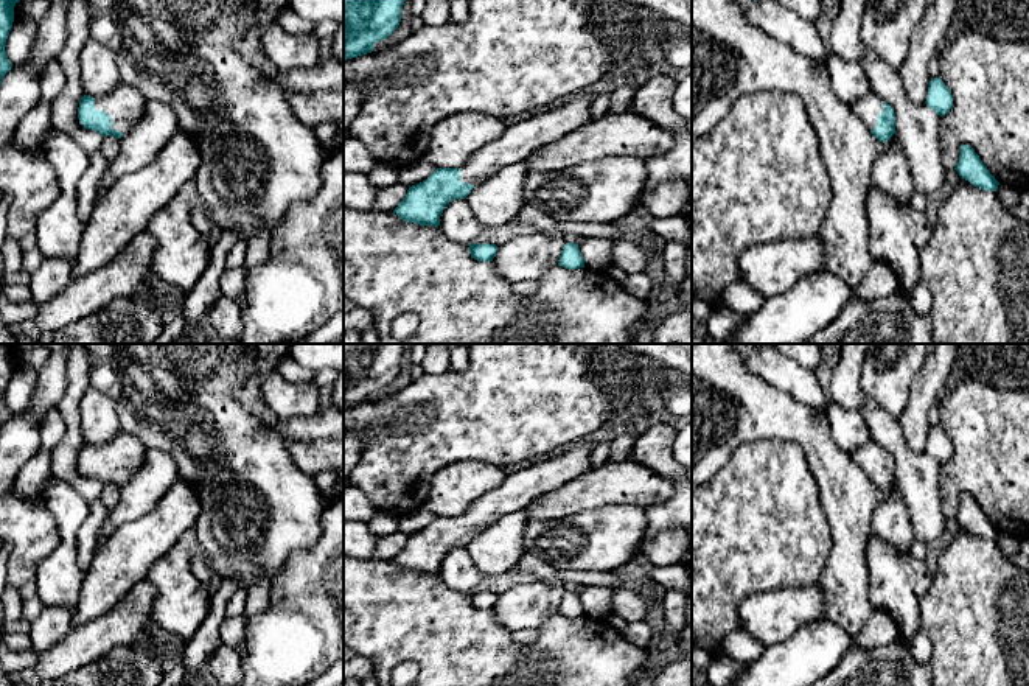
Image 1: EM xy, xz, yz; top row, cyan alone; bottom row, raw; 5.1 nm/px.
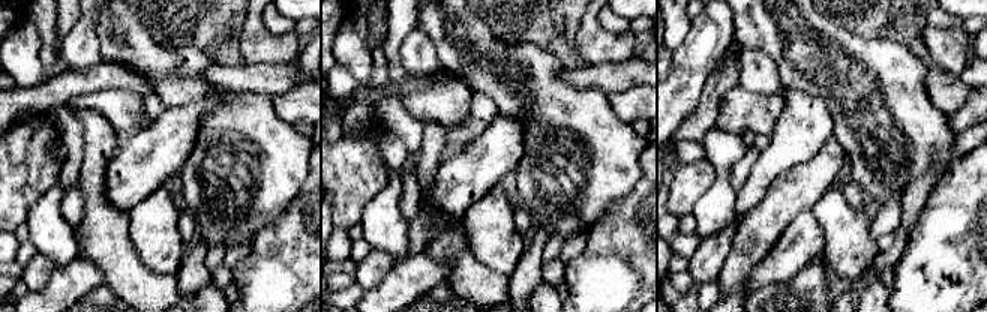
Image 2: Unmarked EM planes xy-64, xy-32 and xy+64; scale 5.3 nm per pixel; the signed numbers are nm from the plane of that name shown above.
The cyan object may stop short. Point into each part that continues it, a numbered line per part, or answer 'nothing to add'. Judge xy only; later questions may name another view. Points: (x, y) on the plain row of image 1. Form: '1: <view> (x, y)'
1: xy (125, 453)

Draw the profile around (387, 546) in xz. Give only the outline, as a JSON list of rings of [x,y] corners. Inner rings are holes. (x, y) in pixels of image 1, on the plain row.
[[[401,530],[379,537],[370,560],[393,560],[406,546],[407,538],[409,535]]]

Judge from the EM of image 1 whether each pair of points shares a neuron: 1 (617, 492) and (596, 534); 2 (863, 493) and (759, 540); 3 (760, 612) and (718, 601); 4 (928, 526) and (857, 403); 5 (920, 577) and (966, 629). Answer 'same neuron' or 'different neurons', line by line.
1: different neurons
2: different neurons
3: different neurons
4: same neuron
5: different neurons

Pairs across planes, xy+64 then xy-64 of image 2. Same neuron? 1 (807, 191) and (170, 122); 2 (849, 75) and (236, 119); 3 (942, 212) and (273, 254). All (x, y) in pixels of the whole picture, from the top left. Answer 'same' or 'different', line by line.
1: same
2: same
3: same

